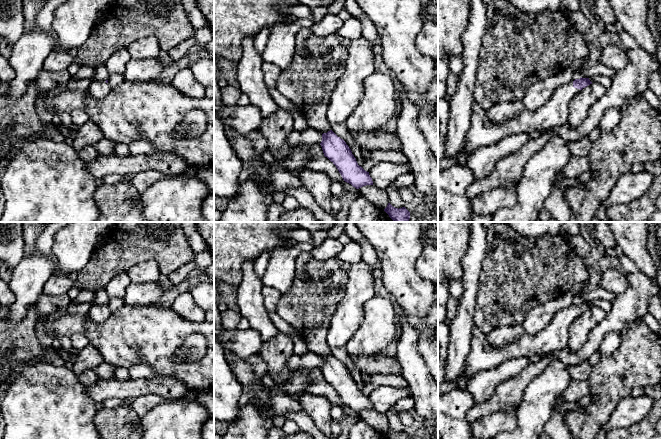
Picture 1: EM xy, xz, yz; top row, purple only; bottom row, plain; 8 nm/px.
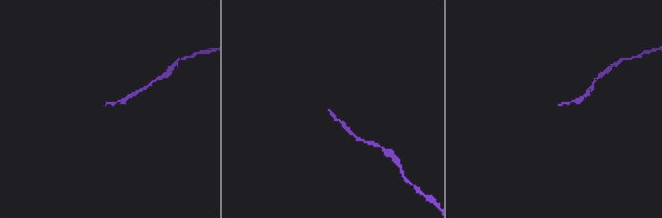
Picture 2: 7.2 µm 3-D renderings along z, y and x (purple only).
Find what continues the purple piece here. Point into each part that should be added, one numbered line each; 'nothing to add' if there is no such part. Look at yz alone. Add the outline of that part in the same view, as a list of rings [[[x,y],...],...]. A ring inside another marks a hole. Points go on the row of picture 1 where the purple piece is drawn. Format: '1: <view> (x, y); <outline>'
1: yz (482, 133); [[[573,81],[557,88],[547,103],[539,109],[524,110],[518,117],[502,124],[489,122],[485,115],[486,111],[474,101],[465,151],[455,158],[443,157],[438,160],[438,172],[454,165],[466,164],[468,154],[481,147],[494,144],[506,136],[522,132],[530,134],[533,131],[543,133],[555,126],[567,123],[568,104],[581,91],[573,87]]]

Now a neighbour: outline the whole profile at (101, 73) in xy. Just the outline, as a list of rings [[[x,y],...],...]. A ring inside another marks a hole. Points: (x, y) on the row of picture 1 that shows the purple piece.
[[[105,64],[98,65],[95,67],[95,74],[93,76],[94,81],[106,81],[109,78],[108,70]]]

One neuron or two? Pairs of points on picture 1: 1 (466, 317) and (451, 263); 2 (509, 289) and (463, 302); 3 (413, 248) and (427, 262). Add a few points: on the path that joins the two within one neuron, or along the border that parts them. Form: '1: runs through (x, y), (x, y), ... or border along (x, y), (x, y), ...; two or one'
1: border along (465, 255), (462, 259), (461, 278); two
2: border along (479, 289), (473, 321); two
3: border along (420, 232), (422, 252), (416, 272), (422, 278); two

